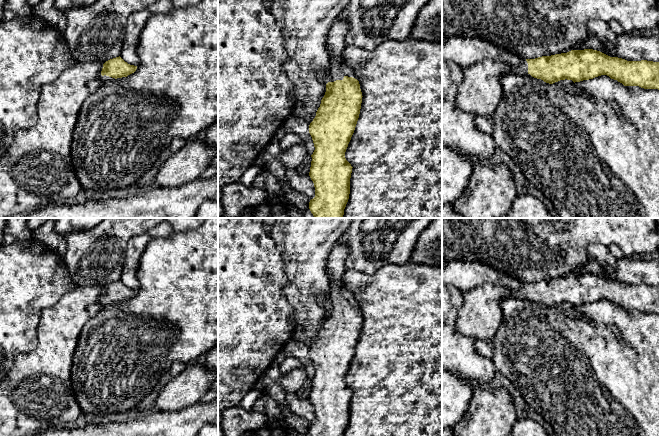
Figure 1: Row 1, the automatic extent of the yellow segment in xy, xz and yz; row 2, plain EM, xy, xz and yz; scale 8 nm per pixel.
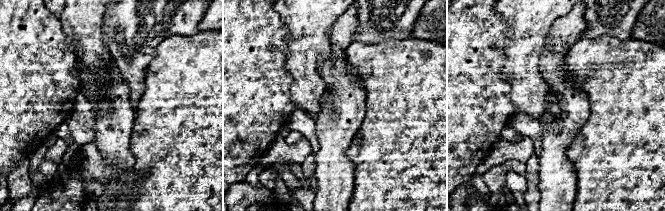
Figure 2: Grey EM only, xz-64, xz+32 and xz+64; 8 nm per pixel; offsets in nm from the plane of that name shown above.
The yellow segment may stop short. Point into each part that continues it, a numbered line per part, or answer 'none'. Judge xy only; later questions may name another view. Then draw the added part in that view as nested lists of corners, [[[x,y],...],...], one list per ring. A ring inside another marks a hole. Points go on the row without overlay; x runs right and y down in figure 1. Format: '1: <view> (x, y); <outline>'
none

